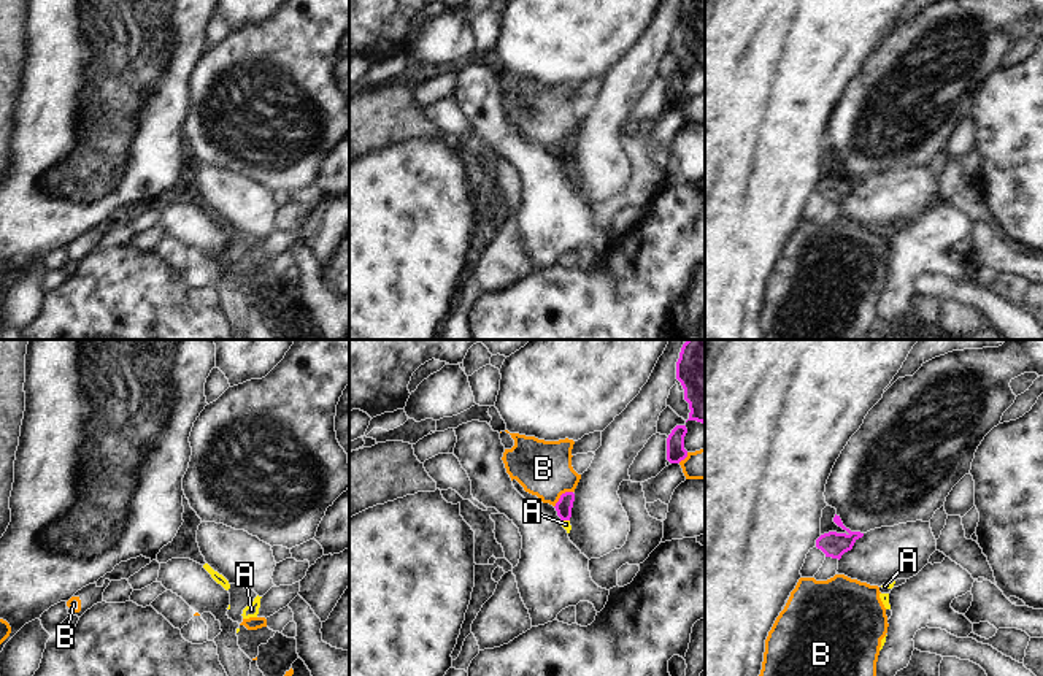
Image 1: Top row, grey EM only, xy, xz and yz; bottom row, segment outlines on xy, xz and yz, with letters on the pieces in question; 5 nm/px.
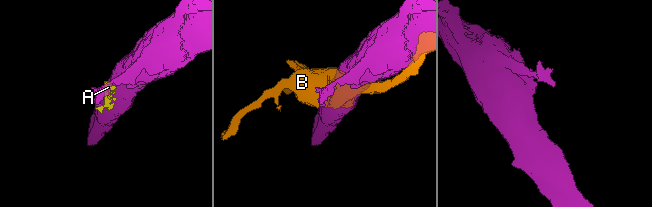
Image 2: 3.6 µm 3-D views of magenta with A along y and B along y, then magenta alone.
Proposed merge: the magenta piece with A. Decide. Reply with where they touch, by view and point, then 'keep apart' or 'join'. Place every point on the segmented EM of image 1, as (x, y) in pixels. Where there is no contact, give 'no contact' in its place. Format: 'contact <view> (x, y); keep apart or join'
contact xz (565, 519); keep apart

